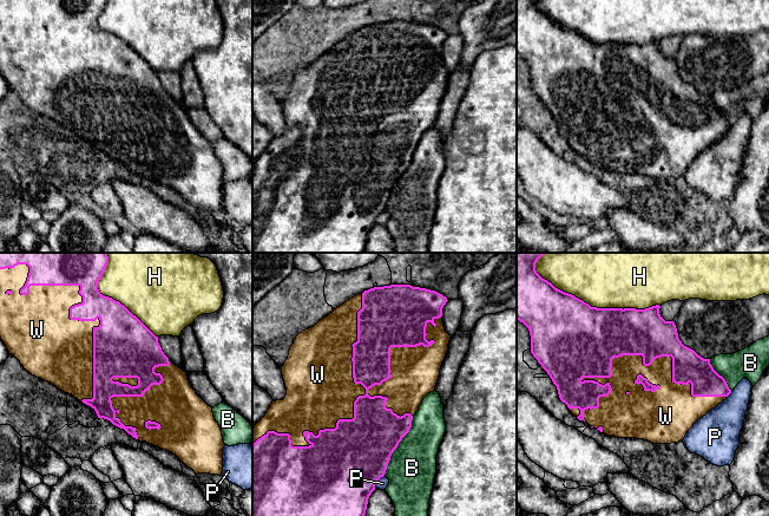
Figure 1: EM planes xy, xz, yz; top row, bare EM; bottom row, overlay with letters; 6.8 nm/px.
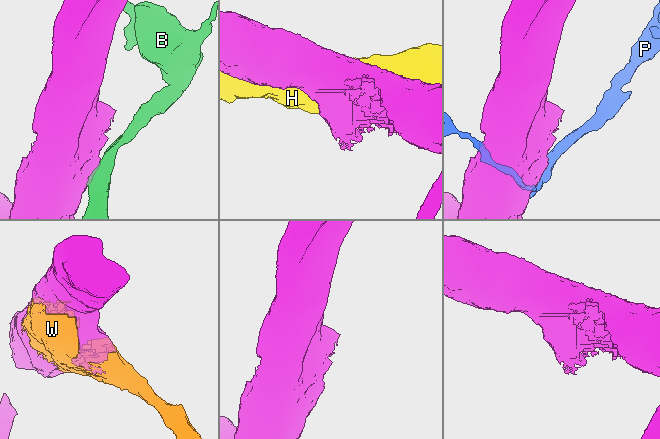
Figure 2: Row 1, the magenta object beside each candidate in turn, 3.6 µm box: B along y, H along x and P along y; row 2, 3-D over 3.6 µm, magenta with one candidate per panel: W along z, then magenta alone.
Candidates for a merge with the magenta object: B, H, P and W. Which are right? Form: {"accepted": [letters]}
{"accepted": ["W"]}

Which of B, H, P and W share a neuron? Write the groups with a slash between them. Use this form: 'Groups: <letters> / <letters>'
Groups: B / H / P / W

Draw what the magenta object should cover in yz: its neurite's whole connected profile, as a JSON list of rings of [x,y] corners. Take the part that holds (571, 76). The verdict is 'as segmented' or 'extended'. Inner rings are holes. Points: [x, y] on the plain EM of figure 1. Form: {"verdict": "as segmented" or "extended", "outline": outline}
{"verdict": "extended", "outline": [[[517,0],[517,55],[530,66],[531,89],[547,107],[571,149],[607,171],[653,179],[678,178],[698,155],[731,129],[710,94],[684,81],[675,58],[665,57],[659,44],[659,40],[645,45],[591,43],[543,14],[535,0]]]}

